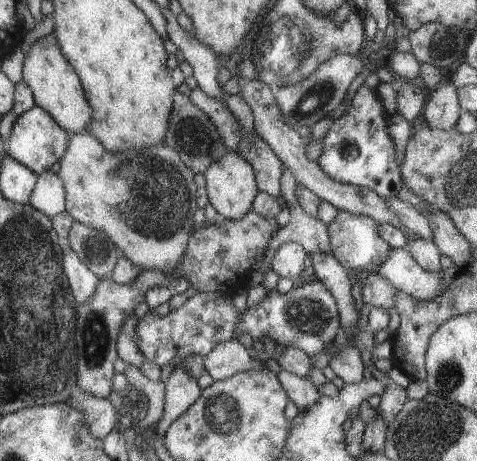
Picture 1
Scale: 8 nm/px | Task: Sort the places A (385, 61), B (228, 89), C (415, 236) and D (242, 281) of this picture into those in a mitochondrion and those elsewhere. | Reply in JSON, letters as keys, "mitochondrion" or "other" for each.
{"A":"other","B":"other","C":"other","D":"other"}

